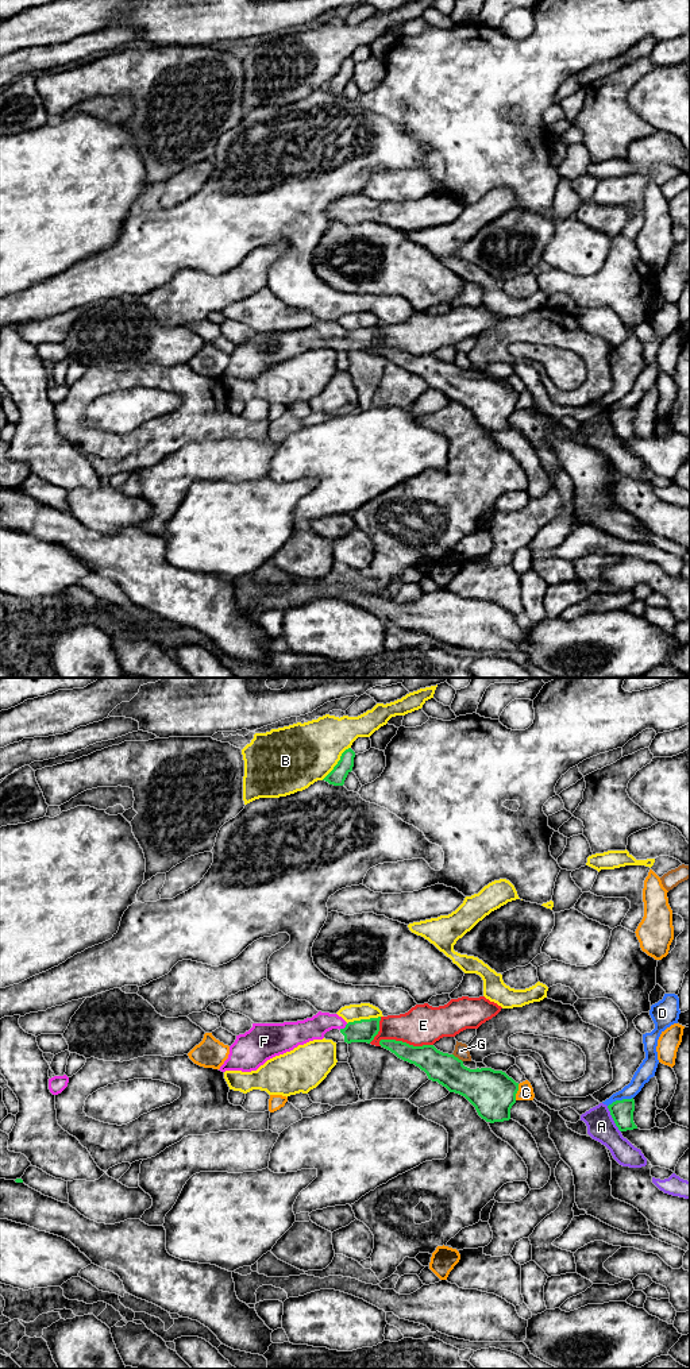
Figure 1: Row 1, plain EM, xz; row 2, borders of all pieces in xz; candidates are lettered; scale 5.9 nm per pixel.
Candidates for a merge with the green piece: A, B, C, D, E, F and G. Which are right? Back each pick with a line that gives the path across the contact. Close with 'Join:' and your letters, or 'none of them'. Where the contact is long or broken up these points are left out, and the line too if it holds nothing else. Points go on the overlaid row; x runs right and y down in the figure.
F: way xz (365, 1030), (344, 1028), (315, 1028)
Join: F

